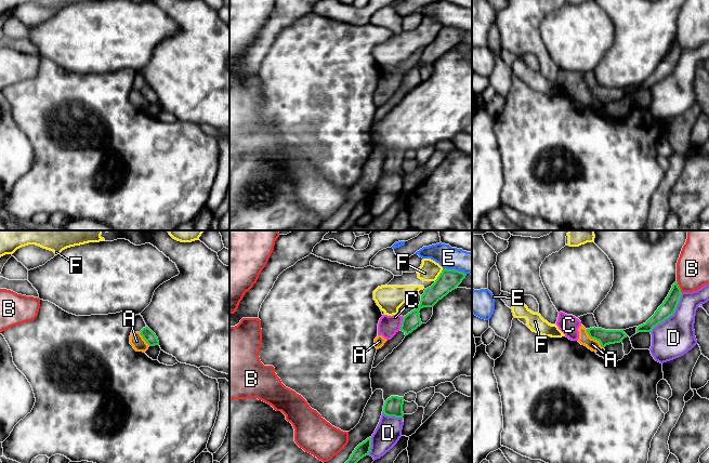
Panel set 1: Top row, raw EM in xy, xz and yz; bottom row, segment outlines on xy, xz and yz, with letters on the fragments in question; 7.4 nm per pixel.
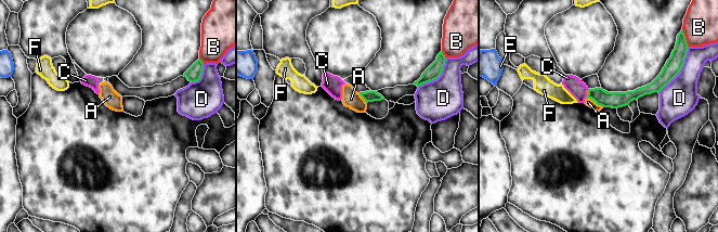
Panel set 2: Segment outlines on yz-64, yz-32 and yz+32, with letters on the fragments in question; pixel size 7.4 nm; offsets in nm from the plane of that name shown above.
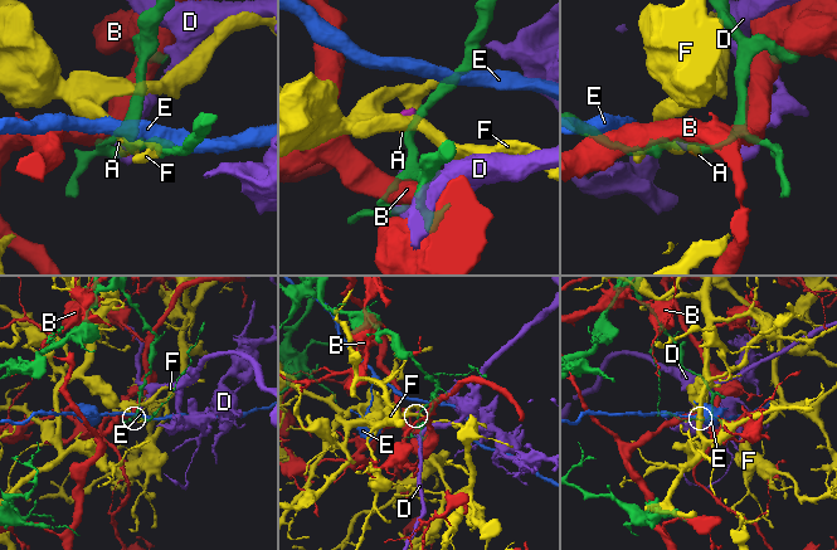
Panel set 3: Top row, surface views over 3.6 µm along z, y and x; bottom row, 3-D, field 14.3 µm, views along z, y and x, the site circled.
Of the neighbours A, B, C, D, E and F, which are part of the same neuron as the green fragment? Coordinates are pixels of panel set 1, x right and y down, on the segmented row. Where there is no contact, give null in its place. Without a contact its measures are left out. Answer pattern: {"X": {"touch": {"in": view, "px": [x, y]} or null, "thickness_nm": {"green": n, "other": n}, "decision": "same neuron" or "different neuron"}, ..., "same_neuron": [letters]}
{"A": {"touch": {"in": "yz", "px": [593, 338]}, "thickness_nm": {"green": 110, "other": 90}, "decision": "different neuron"}, "B": {"touch": {"in": "yz", "px": [679, 287]}, "thickness_nm": {"green": 110, "other": 240}, "decision": "different neuron"}, "C": {"touch": {"in": "xz", "px": [402, 323]}, "thickness_nm": {"green": 120, "other": 150}, "decision": "different neuron"}, "D": {"touch": {"in": "yz", "px": [671, 315]}, "thickness_nm": {"green": 110, "other": 280}, "decision": "different neuron"}, "E": {"touch": {"in": "xz", "px": [454, 269]}, "thickness_nm": {"green": 160, "other": 170}, "decision": "different neuron"}, "F": {"touch": {"in": "xz", "px": [440, 275]}, "thickness_nm": {"green": 160, "other": 150}, "decision": "different neuron"}, "same_neuron": []}

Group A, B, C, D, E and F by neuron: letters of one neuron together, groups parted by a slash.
A C / B / D / E / F

